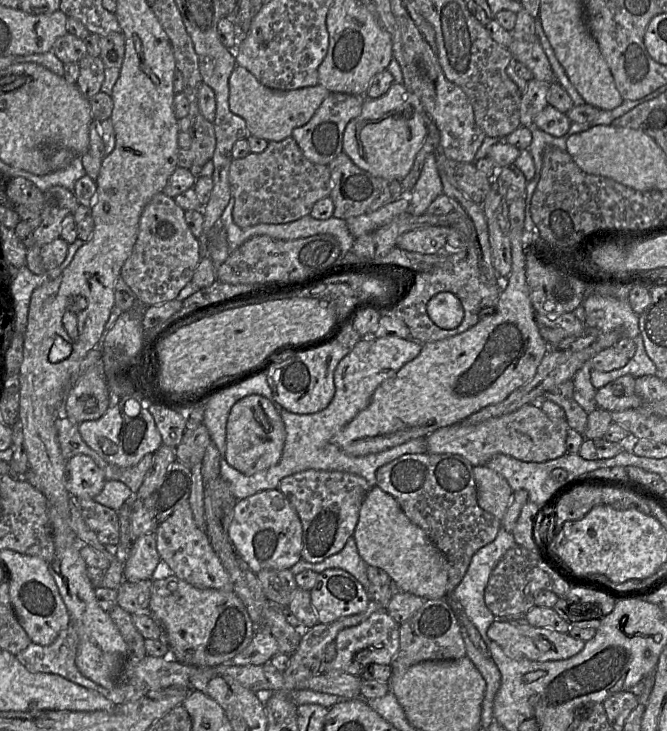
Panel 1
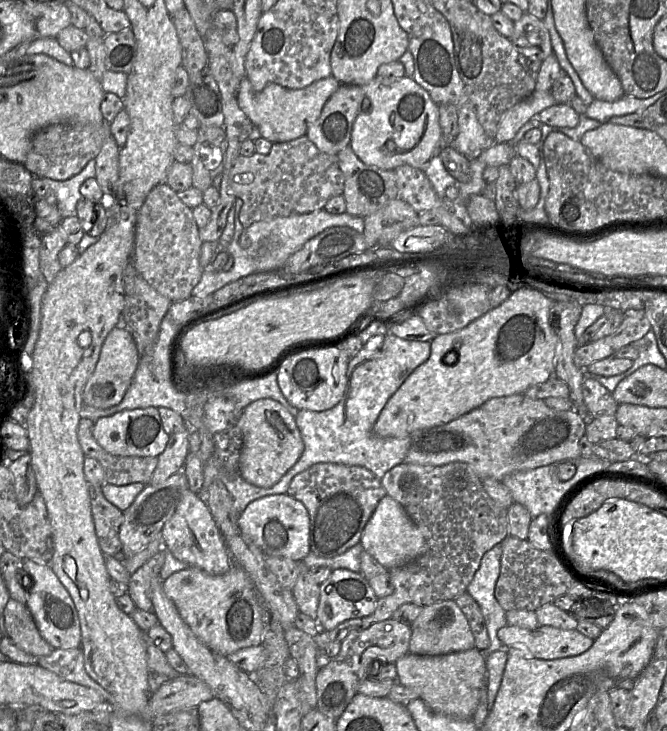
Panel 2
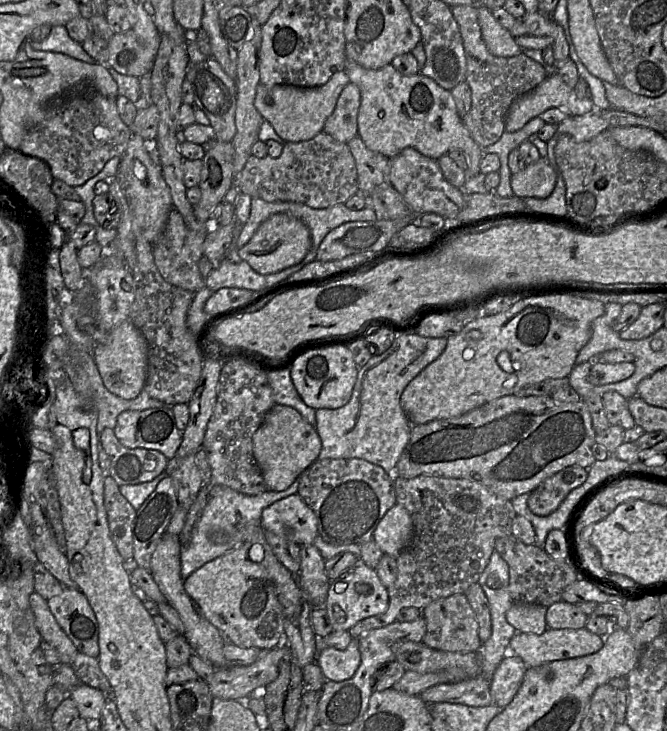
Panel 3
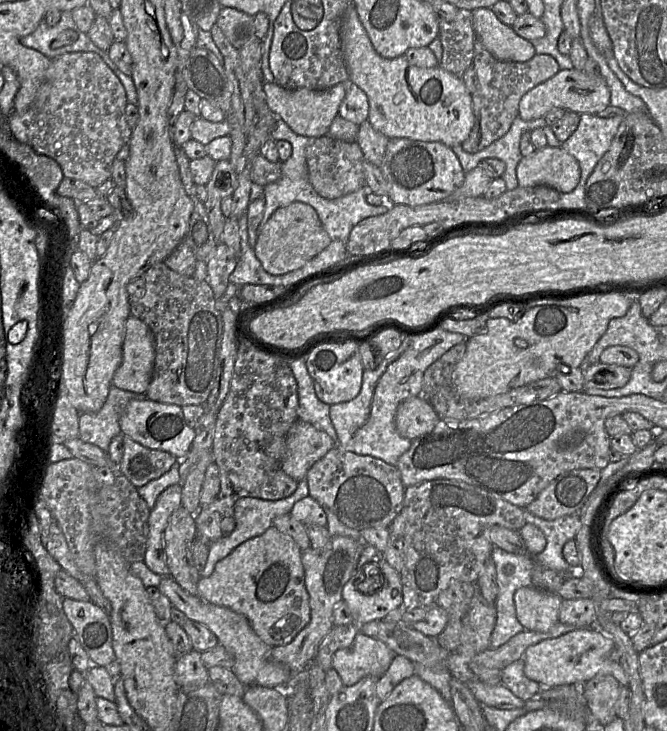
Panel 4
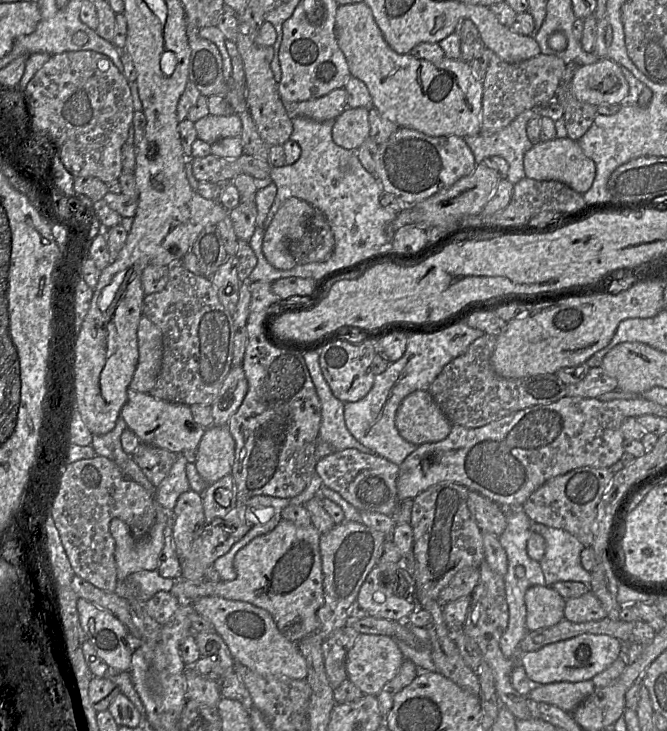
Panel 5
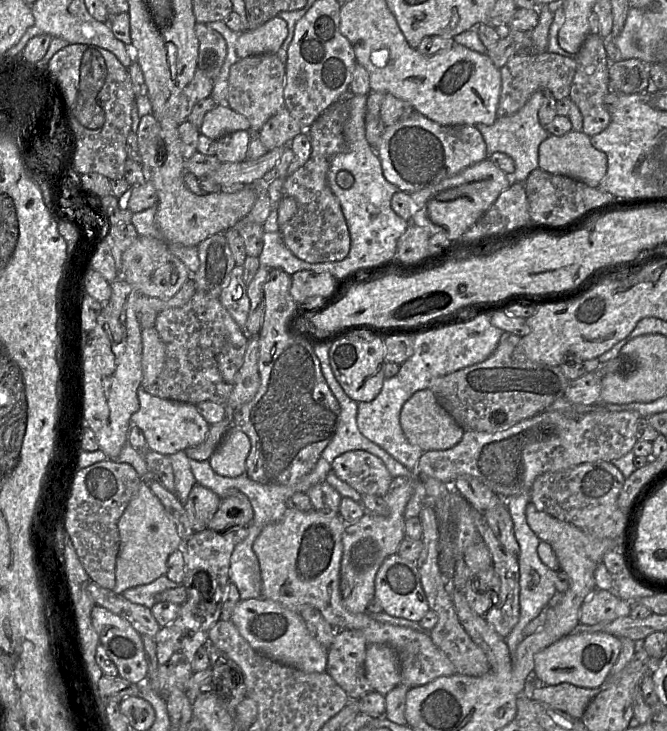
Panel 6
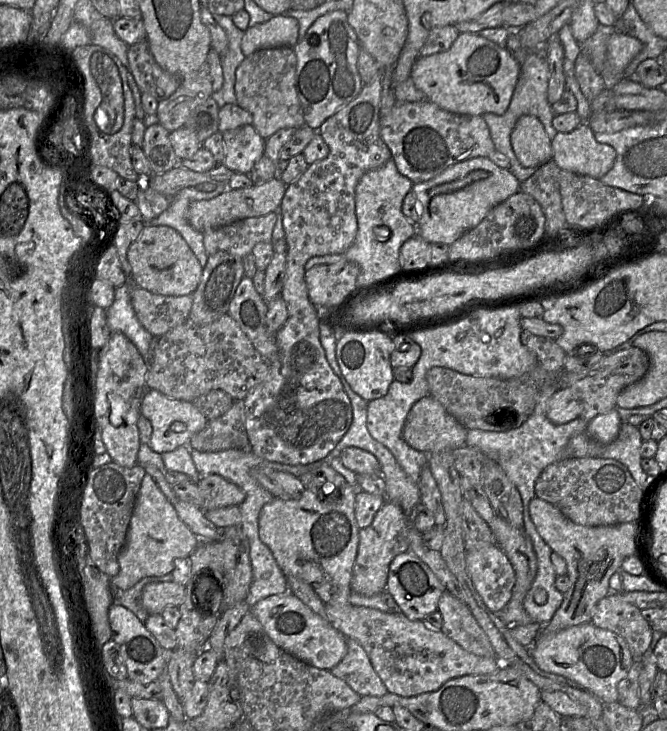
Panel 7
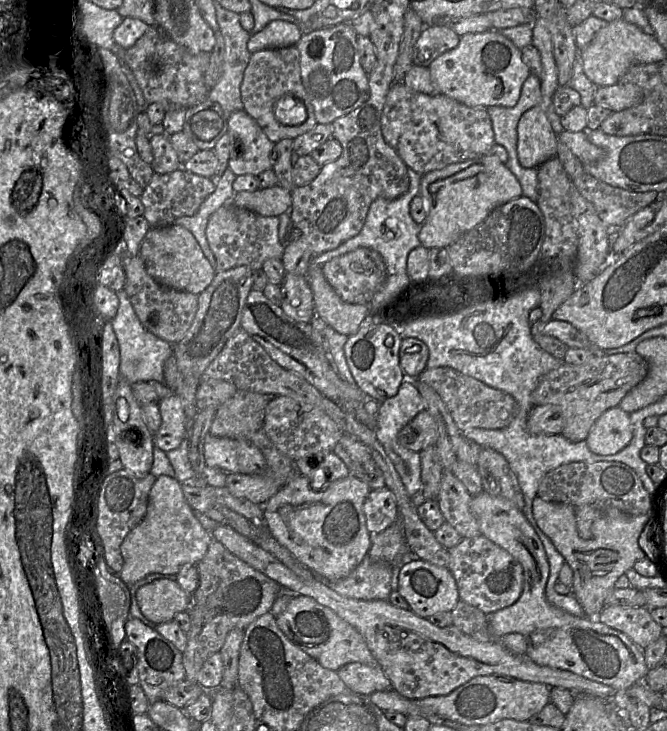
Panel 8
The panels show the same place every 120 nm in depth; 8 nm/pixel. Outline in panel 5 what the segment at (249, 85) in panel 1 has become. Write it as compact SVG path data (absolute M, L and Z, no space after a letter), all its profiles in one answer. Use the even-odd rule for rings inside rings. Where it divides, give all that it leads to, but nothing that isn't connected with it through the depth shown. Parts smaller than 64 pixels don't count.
M338 88L320 98L303 102L283 102L284 107L291 118L304 117L315 121L336 119L347 104L347 92L344 88Z

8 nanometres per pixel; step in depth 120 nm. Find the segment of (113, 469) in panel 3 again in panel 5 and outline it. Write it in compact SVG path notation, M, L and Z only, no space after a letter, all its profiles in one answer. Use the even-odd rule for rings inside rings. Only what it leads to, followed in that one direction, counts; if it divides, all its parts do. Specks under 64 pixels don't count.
M142 442L131 455L133 461L155 487L168 475L177 457L177 453Z

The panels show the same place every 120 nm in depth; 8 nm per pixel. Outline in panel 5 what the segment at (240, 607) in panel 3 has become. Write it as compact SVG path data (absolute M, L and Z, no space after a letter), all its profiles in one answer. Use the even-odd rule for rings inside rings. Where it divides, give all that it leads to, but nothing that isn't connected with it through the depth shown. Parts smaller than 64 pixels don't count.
M282 519L271 532L256 537L236 553L234 568L237 576L234 580L173 579L179 582L170 592L180 605L205 596L249 602L268 611L280 633L298 643L320 625L318 610L324 604L321 535L313 525L302 527Z

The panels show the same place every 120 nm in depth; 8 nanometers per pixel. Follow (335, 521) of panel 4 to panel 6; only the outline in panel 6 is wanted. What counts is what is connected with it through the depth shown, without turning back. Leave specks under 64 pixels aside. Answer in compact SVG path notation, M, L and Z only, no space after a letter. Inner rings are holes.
M349 451L336 457L331 471L360 495L384 497L393 477L383 462L366 451Z

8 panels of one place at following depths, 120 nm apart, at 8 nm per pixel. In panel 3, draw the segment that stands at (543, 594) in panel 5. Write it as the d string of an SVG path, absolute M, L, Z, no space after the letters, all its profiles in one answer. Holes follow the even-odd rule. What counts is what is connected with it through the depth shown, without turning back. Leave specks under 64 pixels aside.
M518 602L506 612L506 620L517 632L540 635L548 628L546 612L545 606Z

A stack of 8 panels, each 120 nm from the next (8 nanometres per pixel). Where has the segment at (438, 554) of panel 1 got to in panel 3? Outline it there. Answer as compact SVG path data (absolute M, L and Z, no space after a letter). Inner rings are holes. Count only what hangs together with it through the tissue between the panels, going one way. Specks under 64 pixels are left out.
M395 504L380 520L372 539L383 554L398 557L407 548L414 535L413 520L401 504Z

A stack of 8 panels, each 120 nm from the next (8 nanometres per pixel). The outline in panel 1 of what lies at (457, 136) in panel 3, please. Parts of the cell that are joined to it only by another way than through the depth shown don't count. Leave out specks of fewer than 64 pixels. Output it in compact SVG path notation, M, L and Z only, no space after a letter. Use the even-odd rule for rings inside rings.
M393 83L392 86L389 88L389 90L382 96L378 98L374 98L374 99L373 98L364 99L361 113L356 118L352 119L345 127L345 130L343 133L342 152L347 154L356 166L370 173L373 176L384 178L384 179L396 179L401 181L411 170L415 157L417 153L419 152L419 150L422 148L424 141L426 139L428 130L424 121L424 114L425 114L425 111L423 107L421 106L421 104L419 104L418 101L415 100L410 95L410 93L407 91L404 85L402 83Z

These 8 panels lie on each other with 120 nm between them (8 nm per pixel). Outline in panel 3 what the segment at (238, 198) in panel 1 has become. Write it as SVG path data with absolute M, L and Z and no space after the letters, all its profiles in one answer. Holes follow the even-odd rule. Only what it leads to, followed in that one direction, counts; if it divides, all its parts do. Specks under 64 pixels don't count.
M322 131L310 140L286 143L278 158L251 155L242 171L234 176L234 190L266 202L296 202L314 209L324 209L345 203L358 193L357 169L347 143L341 143Z

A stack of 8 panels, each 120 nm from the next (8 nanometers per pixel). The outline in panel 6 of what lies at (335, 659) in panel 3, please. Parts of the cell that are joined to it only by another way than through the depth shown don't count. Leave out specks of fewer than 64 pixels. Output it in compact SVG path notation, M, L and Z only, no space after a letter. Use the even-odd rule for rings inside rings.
M369 644L366 648L365 675L374 692L386 695L400 683L400 659L389 645Z

